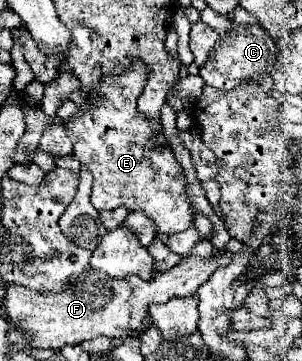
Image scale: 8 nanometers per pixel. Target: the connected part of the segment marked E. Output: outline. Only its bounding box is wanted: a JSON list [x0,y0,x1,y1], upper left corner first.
[66,60,194,234]

